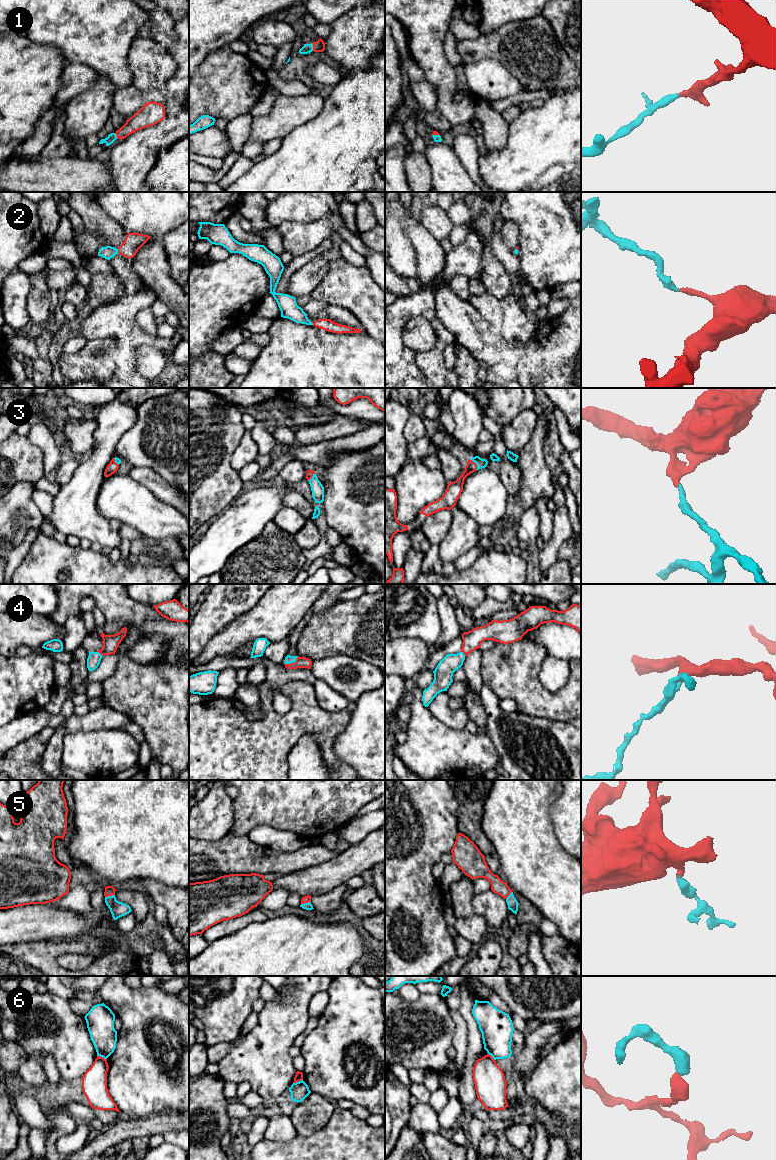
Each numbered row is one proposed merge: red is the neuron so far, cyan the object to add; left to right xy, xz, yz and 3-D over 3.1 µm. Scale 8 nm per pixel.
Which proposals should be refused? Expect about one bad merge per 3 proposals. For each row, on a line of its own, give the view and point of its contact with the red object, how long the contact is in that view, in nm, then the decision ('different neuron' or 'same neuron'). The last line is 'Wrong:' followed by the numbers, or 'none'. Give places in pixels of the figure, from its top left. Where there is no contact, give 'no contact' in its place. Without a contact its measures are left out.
1: contact xz (313, 47); length 70 nm; same neuron
2: contact xy (118, 251); length 30 nm; same neuron
3: contact yz (475, 463); length 110 nm; same neuron
4: contact xz (291, 663); length 130 nm; same neuron
5: contact xy (109, 895); length 80 nm; same neuron
6: contact xy (102, 1057); length 90 nm; different neuron
Wrong: 6

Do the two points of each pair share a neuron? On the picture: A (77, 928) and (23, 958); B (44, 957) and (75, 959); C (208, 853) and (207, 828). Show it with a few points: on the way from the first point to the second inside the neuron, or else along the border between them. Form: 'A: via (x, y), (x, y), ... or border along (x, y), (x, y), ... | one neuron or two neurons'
A: border along (79, 937), (32, 940) | two neurons
B: border along (81, 953), (62, 953), (58, 957), (57, 963) | two neurons
C: border along (230, 832), (217, 840), (199, 839) | two neurons

